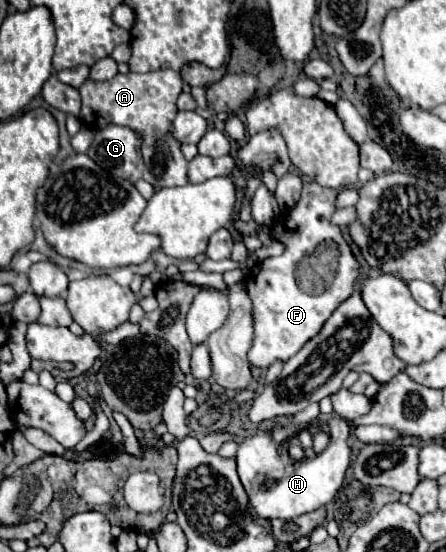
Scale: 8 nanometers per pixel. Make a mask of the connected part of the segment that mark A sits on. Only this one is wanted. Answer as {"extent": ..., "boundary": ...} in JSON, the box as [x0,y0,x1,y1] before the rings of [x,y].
{"extent":[79,69,189,191],"boundary":[[[159,69],[159,71],[151,71],[151,73],[145,73],[145,75],[139,75],[139,73],[127,73],[127,75],[115,75],[113,79],[109,81],[103,81],[103,83],[97,83],[97,81],[91,81],[87,79],[81,87],[79,87],[79,93],[81,93],[81,99],[83,99],[83,107],[81,107],[81,121],[89,127],[95,125],[107,125],[109,121],[111,123],[119,123],[119,125],[127,125],[127,119],[135,119],[133,123],[133,129],[139,131],[139,135],[143,135],[143,161],[145,161],[145,169],[143,169],[143,179],[147,183],[153,185],[155,191],[159,189],[165,189],[165,187],[177,187],[177,185],[187,185],[189,179],[187,179],[187,161],[183,159],[183,153],[179,149],[179,143],[173,139],[171,135],[171,119],[175,117],[177,113],[177,107],[175,107],[175,99],[179,97],[181,93],[181,75],[177,71],[171,71],[171,69]]]}

